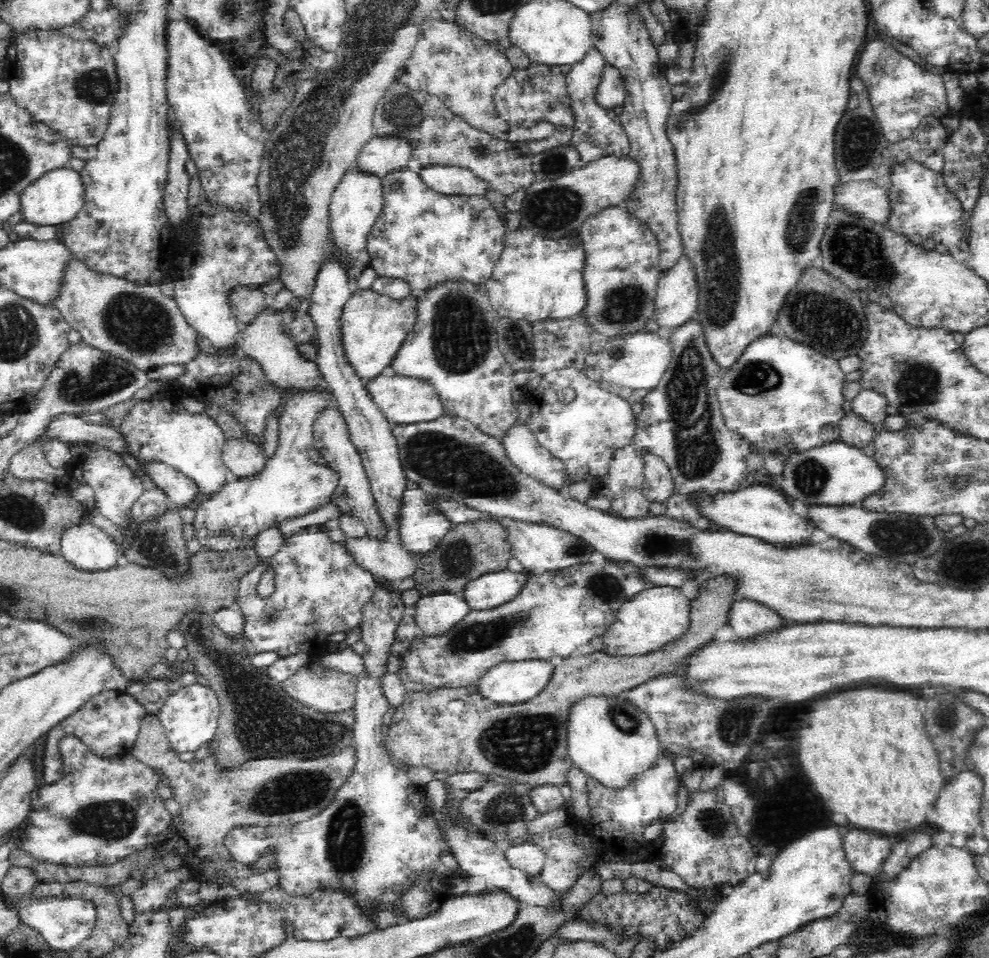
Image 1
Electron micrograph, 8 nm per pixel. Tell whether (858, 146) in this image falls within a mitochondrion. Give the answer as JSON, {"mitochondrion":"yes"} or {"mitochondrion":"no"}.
{"mitochondrion":"yes"}

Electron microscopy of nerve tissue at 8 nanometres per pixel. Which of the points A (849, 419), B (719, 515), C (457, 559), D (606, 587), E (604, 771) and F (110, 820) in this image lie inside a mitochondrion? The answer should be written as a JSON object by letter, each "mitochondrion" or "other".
{"A":"other","B":"other","C":"mitochondrion","D":"mitochondrion","E":"other","F":"mitochondrion"}

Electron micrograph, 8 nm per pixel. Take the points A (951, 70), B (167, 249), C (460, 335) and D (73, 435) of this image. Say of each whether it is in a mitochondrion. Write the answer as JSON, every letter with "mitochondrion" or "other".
{"A":"other","B":"other","C":"mitochondrion","D":"other"}

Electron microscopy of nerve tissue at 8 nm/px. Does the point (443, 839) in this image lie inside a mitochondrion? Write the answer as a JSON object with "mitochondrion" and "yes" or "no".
{"mitochondrion":"no"}

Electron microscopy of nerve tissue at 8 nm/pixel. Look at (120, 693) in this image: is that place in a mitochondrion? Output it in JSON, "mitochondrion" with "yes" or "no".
{"mitochondrion":"no"}

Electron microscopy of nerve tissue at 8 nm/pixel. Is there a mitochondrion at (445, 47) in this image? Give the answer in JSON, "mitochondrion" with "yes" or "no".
{"mitochondrion":"no"}

